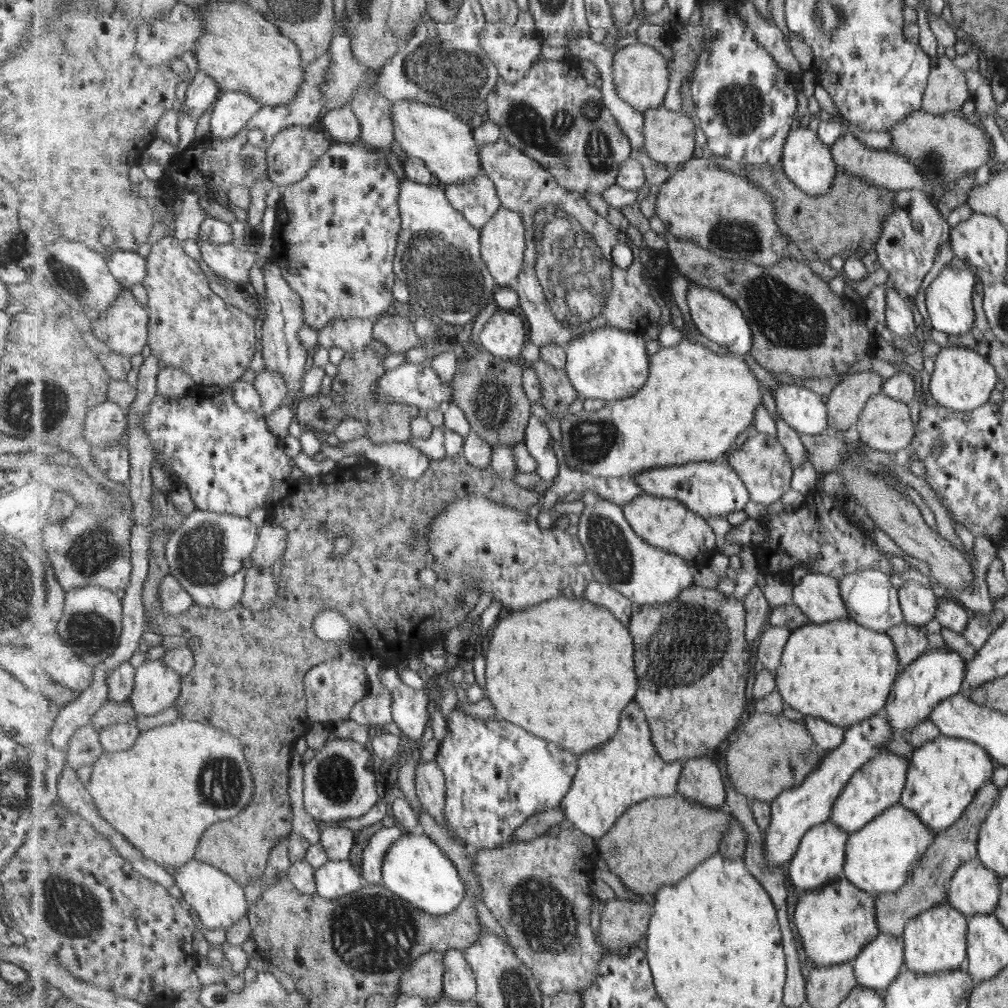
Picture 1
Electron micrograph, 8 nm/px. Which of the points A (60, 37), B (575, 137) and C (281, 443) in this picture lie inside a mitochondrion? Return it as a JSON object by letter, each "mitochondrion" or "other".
{"A":"mitochondrion","B":"mitochondrion","C":"other"}

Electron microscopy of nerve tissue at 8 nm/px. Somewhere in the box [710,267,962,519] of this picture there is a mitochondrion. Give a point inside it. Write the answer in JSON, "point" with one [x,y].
{"point":[788,318]}

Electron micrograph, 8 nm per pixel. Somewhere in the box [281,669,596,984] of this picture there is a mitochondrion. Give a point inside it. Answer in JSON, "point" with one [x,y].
{"point":[373,934]}

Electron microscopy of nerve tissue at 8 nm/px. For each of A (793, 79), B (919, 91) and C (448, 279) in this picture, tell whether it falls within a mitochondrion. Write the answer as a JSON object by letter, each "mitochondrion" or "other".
{"A":"other","B":"other","C":"mitochondrion"}

